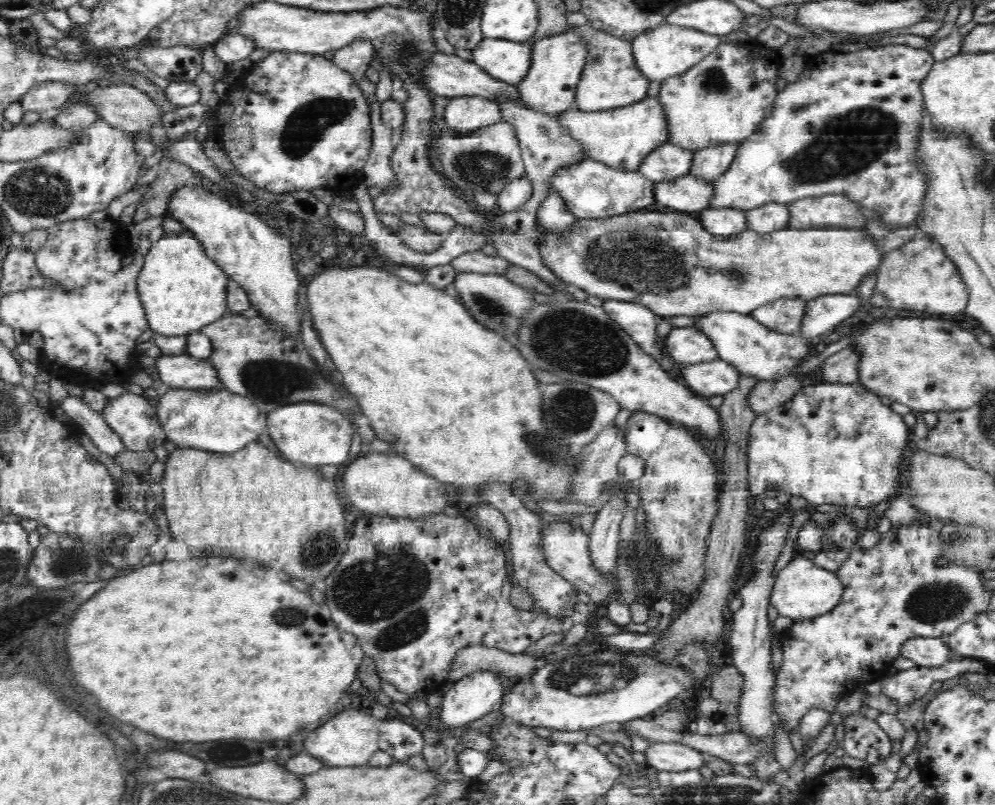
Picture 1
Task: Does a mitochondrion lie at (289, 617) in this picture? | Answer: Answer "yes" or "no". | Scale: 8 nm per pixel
yes

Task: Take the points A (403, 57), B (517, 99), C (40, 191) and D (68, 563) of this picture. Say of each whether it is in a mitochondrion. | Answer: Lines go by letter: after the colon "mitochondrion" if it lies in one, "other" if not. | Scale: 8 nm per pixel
A: mitochondrion
B: other
C: mitochondrion
D: mitochondrion

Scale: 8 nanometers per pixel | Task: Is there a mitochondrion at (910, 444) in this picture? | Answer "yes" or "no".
no

